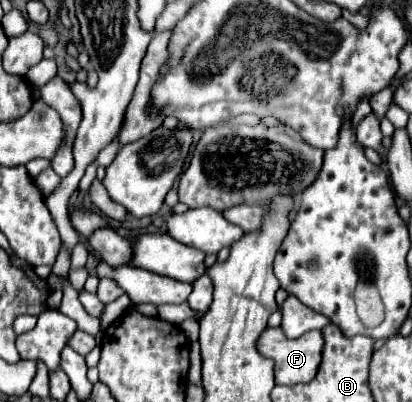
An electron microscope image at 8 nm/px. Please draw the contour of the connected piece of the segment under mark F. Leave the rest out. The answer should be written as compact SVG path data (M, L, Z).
M268 327L258 339L258 349L264 357L274 359L274 377L278 385L296 385L296 383L308 383L316 377L316 371L322 361L322 349L324 349L324 335L320 331L308 331L298 339L288 339L280 327Z

